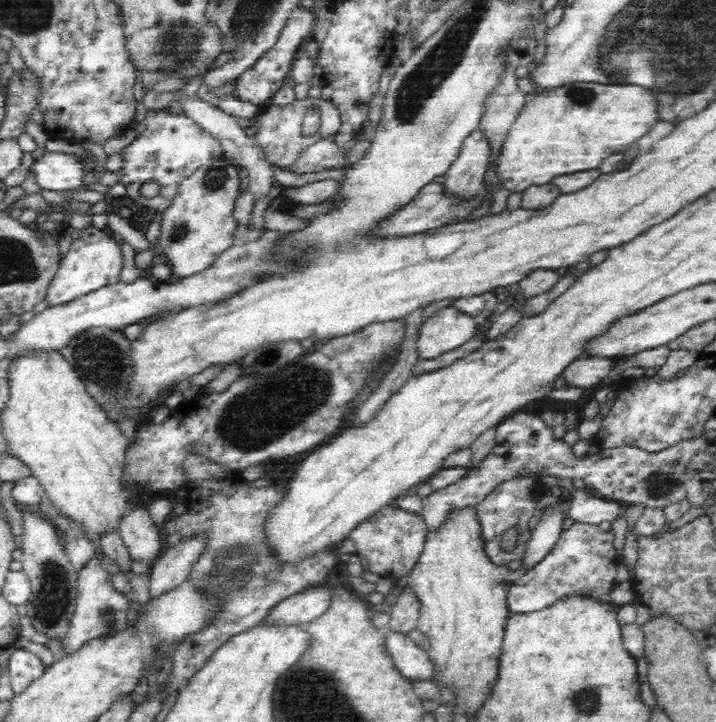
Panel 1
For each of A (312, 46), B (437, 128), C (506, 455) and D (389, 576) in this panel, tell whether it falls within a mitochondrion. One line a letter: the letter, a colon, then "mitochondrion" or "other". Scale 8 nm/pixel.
A: other
B: mitochondrion
C: other
D: other

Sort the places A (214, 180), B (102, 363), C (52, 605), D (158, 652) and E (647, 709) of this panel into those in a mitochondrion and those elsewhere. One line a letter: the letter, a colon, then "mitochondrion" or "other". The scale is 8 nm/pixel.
A: mitochondrion
B: mitochondrion
C: mitochondrion
D: other
E: other

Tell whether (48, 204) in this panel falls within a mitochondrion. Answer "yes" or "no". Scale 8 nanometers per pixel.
no

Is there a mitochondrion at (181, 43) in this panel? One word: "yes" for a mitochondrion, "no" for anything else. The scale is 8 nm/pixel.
yes

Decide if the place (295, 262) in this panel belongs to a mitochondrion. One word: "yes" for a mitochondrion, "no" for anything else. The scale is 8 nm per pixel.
no

